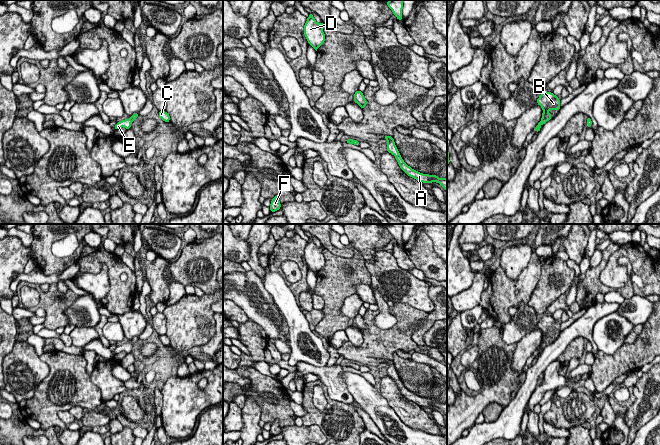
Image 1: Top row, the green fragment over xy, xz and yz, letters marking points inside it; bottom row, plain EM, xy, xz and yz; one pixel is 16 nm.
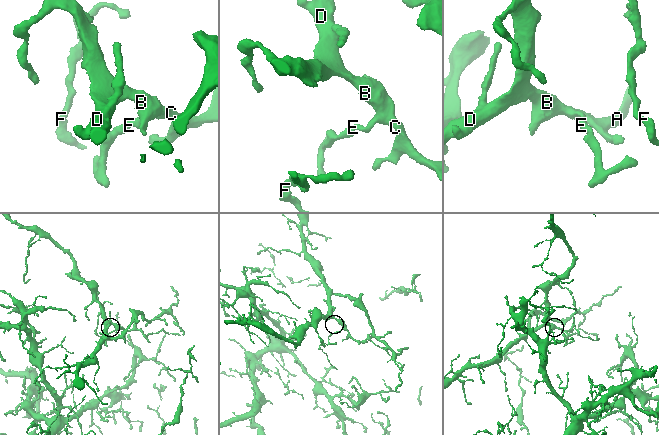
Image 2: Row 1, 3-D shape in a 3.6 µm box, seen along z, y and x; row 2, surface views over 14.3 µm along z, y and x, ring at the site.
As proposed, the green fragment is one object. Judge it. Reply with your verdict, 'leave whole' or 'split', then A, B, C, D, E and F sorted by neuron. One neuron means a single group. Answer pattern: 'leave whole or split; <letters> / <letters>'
leave whole; A B C D E F

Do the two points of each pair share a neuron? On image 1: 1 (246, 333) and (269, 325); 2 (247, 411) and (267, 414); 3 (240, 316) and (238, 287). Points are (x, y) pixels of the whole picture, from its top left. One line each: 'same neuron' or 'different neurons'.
1: different neurons
2: different neurons
3: different neurons

